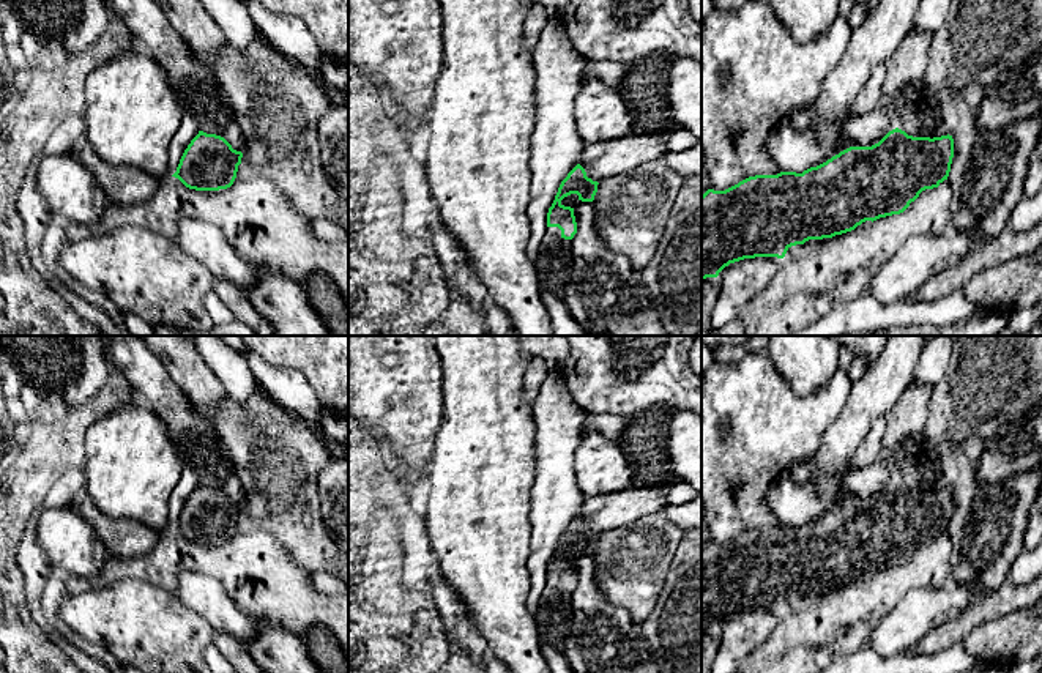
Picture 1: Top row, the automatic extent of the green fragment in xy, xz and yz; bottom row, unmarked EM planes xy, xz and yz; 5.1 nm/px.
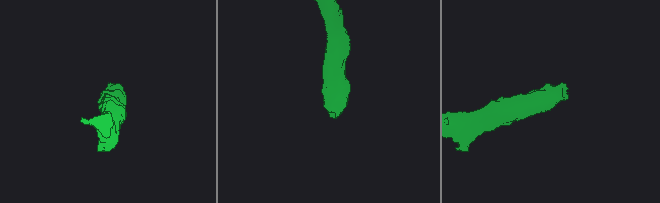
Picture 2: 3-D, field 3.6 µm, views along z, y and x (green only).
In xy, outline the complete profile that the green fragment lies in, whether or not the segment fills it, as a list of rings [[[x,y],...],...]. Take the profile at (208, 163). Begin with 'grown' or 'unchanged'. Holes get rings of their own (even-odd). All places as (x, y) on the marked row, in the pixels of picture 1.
unchanged; [[[199,131],[172,177],[195,191],[227,189],[236,178],[241,158],[243,153],[233,150],[224,137]]]

